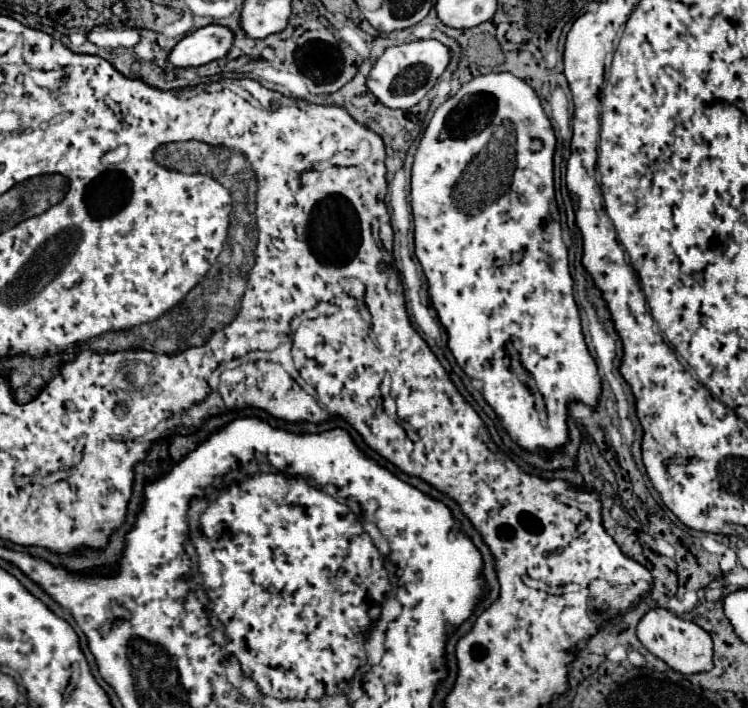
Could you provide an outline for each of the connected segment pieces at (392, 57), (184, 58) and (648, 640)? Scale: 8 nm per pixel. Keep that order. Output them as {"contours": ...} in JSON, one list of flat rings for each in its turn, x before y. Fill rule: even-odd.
{"contours":[[[419,39,405,45,389,47,367,77,371,93,391,109,411,109,415,107,435,85,441,73,451,63,451,49,437,39]],[[205,25,187,33,171,51,169,63,175,67,199,67,223,59,233,45,233,31,225,25]],[[651,609,639,621,637,637,647,651,651,651,655,657,659,657,663,663,667,663,671,669,683,675,693,675,713,669,713,643,709,633,693,625,692,621,677,617,667,609]]]}

